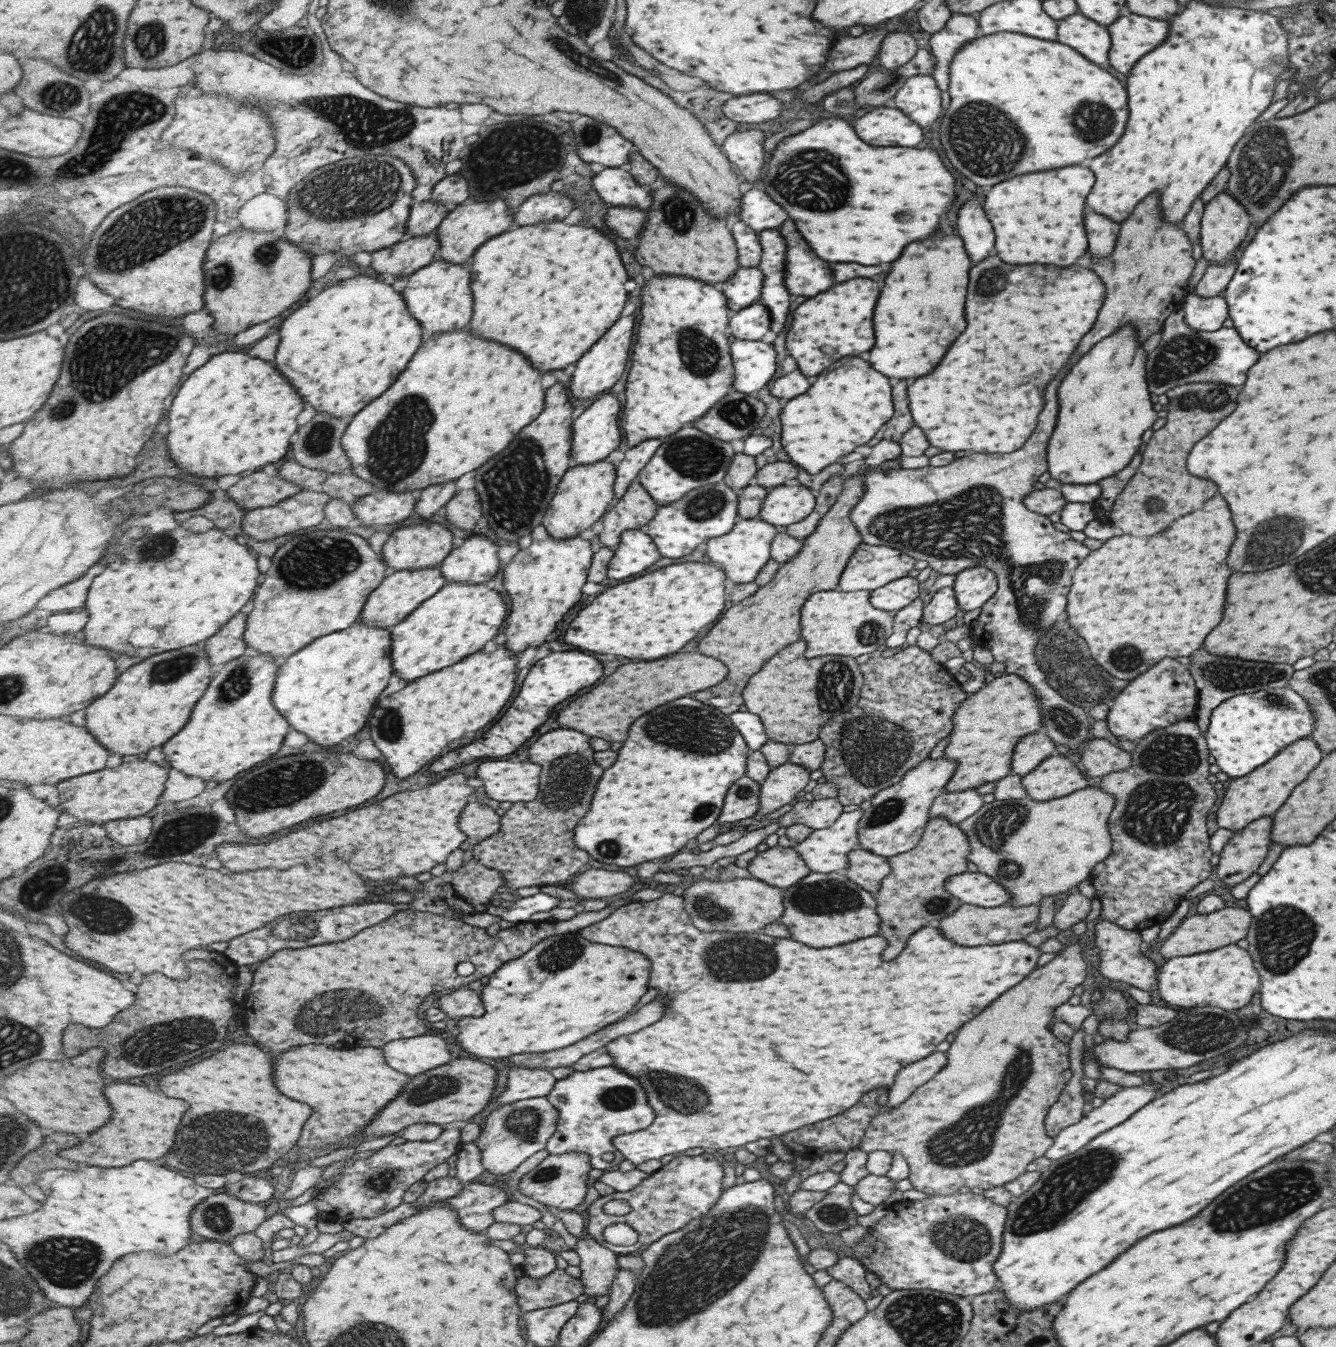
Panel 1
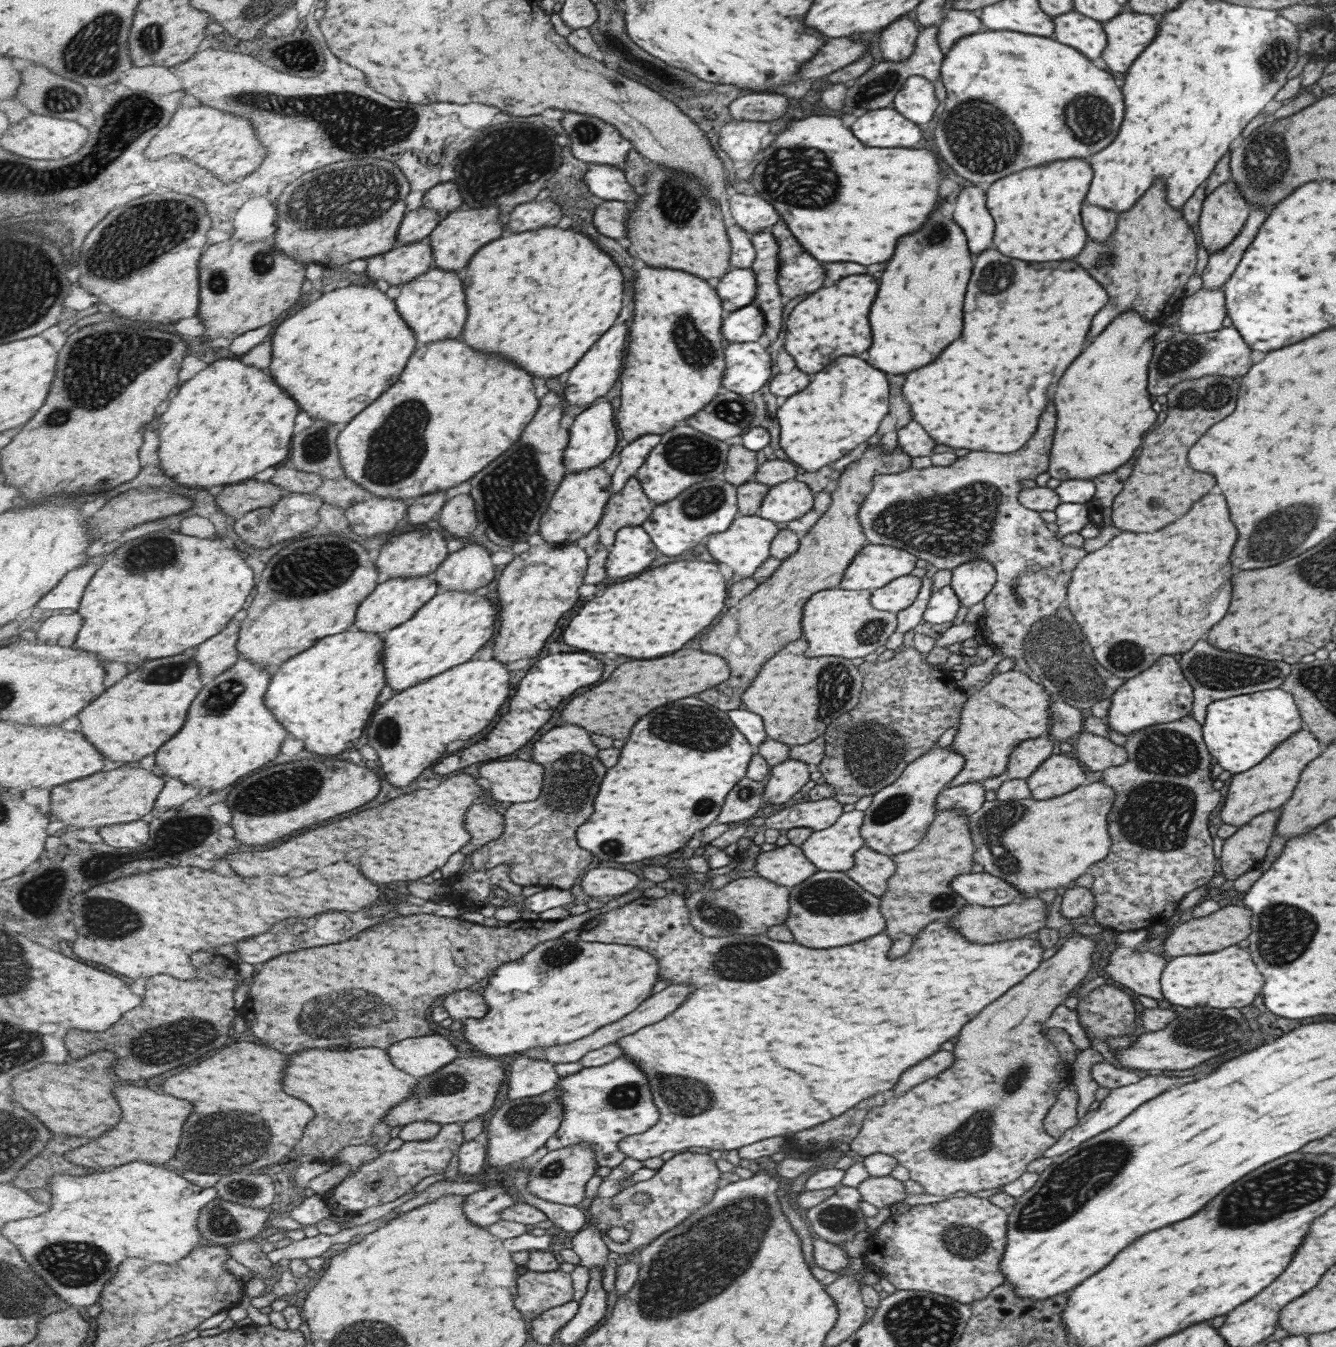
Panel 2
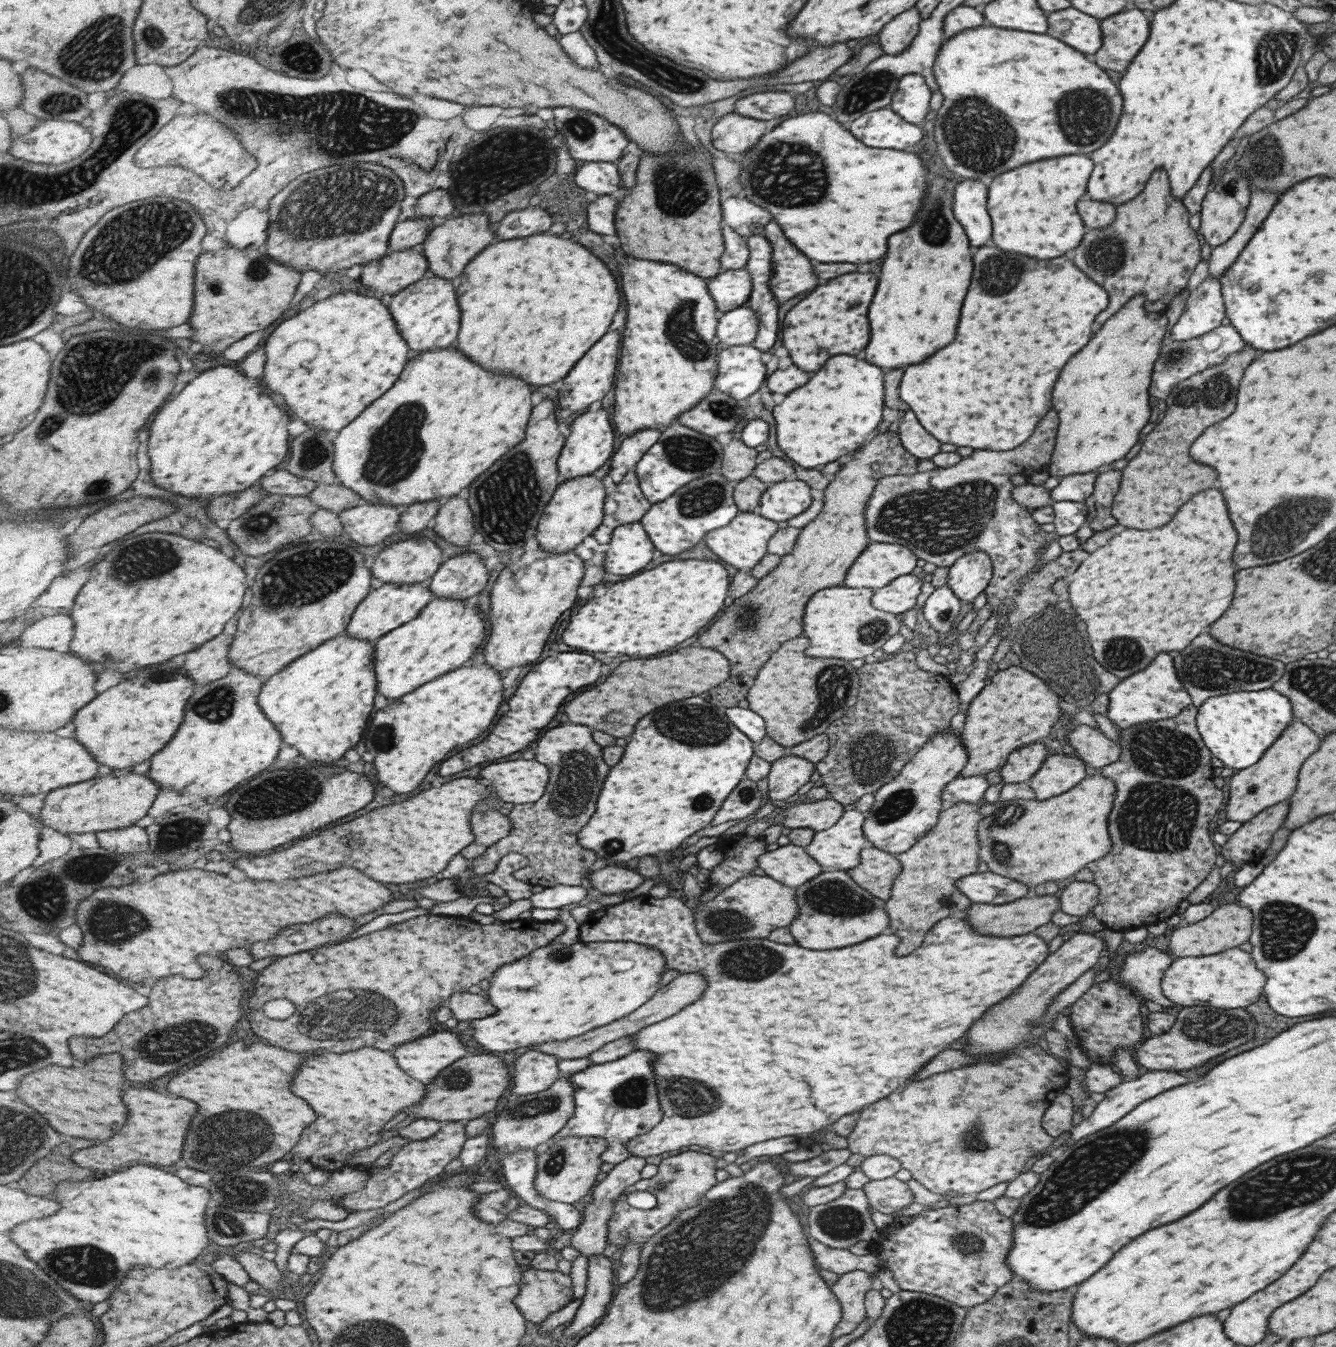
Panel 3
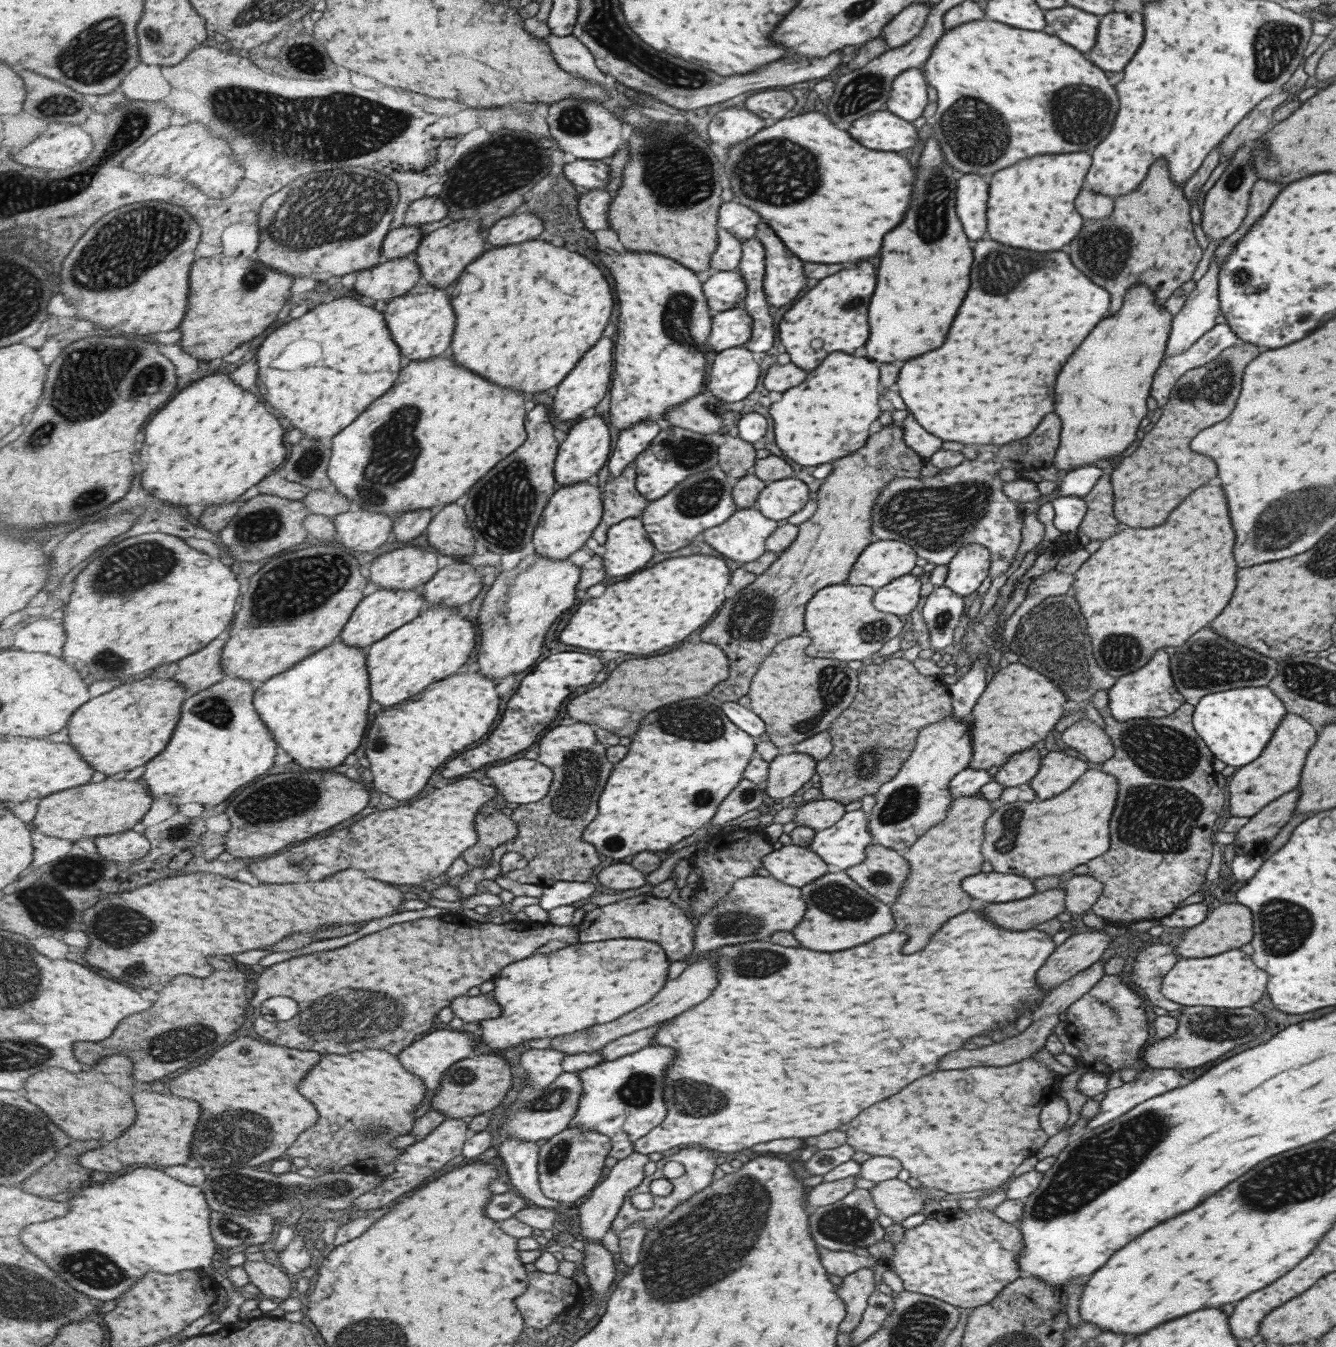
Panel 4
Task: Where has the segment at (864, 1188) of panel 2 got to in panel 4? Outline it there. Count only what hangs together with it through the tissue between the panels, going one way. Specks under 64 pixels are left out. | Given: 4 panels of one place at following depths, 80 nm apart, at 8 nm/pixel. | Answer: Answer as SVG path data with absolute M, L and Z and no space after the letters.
M892 1178L883 1182L877 1182L868 1189L873 1204L879 1213L891 1218L891 1225L883 1228L882 1240L895 1244L903 1238L905 1228L900 1223L911 1214L921 1212L928 1198L936 1200L938 1205L942 1200L944 1192L937 1189L926 1189L925 1187L911 1188L905 1181Z

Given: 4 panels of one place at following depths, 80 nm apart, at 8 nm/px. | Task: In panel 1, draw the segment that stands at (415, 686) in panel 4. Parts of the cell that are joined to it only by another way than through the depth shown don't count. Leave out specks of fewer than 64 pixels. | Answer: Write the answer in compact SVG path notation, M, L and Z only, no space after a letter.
M453 582L445 585L440 593L429 598L429 601L414 610L403 622L390 628L394 674L398 672L398 675L409 683L461 662L486 648L503 632L508 614L509 604L503 594L489 588L485 583Z

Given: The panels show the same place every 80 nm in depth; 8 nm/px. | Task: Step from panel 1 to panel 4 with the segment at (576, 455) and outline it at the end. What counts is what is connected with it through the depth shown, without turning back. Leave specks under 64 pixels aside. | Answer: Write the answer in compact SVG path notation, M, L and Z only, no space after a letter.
M598 415L582 419L577 423L577 426L573 427L569 436L565 439L565 442L560 444L560 452L556 460L556 490L577 484L578 482L585 482L589 480L591 476L599 474L601 468L608 464L611 453L611 430L609 426L605 424L605 420Z

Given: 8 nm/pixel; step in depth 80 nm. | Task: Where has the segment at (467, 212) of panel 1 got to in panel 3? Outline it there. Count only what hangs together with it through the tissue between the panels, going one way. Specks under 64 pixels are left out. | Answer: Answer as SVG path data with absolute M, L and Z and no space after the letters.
M464 214L463 216L450 216L446 223L435 227L421 244L425 258L428 260L429 272L441 278L457 278L464 273L467 265L489 245L497 241L495 226L489 220L489 215Z

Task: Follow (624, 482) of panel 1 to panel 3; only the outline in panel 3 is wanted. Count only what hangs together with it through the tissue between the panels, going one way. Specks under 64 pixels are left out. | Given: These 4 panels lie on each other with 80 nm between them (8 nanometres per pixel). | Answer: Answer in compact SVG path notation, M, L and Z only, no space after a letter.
M656 428L638 430L622 440L620 447L612 457L609 475L615 484L619 484L629 471L643 460L648 450L655 446L661 438L662 431Z

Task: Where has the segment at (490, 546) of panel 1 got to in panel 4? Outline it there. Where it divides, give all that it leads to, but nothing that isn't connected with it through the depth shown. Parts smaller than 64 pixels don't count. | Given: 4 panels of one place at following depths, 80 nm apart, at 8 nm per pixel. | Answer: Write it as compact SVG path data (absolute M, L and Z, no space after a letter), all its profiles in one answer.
M459 559L443 567L432 581L423 586L423 593L428 599L428 606L441 604L443 607L458 608L477 598L481 586L483 580L473 565Z

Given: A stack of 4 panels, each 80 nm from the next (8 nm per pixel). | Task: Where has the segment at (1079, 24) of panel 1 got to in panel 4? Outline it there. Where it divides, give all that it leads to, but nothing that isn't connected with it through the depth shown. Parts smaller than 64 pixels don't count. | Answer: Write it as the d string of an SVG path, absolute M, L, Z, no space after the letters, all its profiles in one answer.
M1067 4L1043 13L1045 24L1042 31L1045 34L1057 36L1079 52L1087 52L1095 44L1098 17L1094 14Z

